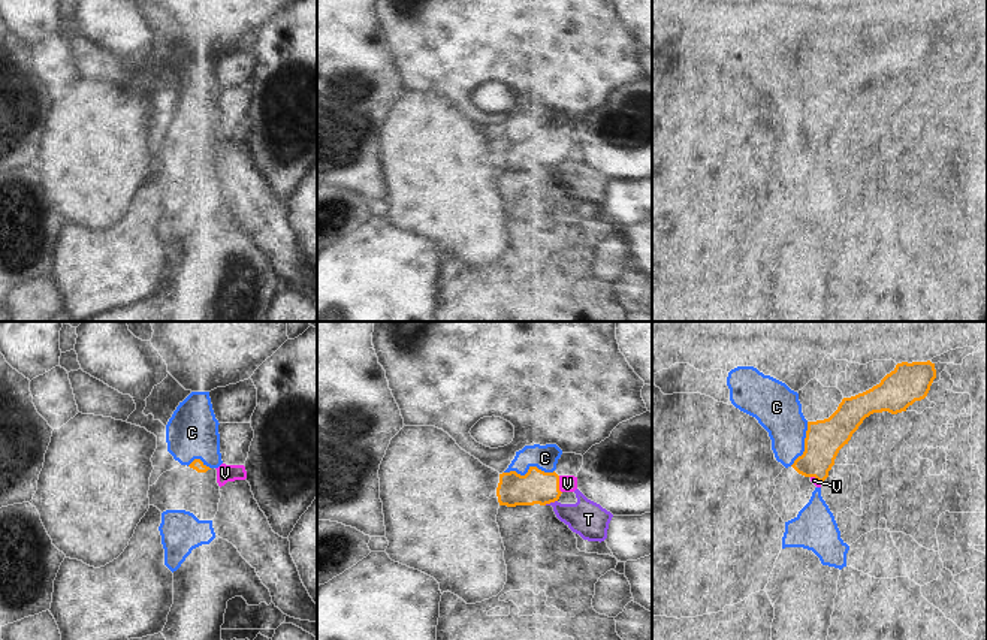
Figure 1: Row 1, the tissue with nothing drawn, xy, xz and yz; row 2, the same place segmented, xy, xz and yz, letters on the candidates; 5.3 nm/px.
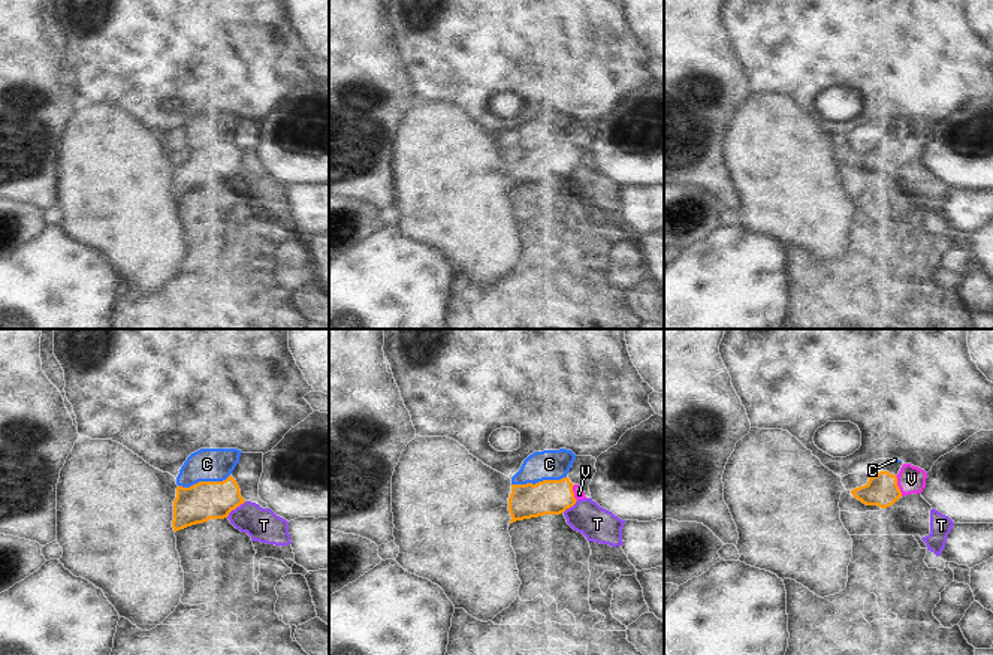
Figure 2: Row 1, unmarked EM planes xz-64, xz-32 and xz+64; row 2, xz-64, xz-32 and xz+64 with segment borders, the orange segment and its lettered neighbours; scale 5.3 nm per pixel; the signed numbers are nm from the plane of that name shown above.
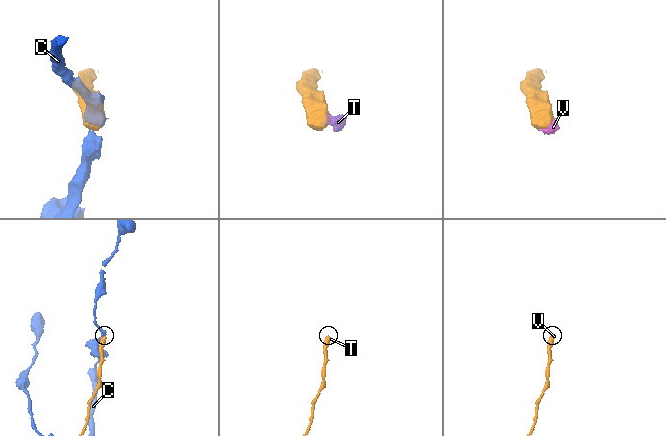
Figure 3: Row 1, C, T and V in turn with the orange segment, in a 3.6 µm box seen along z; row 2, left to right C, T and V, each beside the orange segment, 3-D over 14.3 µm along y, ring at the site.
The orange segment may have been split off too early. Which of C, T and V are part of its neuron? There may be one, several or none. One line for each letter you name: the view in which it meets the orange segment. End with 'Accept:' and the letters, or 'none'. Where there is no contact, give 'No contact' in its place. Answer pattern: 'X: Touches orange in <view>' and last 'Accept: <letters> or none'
V: Touches orange in xz
Accept: V

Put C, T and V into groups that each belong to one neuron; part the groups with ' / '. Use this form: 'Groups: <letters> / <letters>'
Groups: C / T / V

